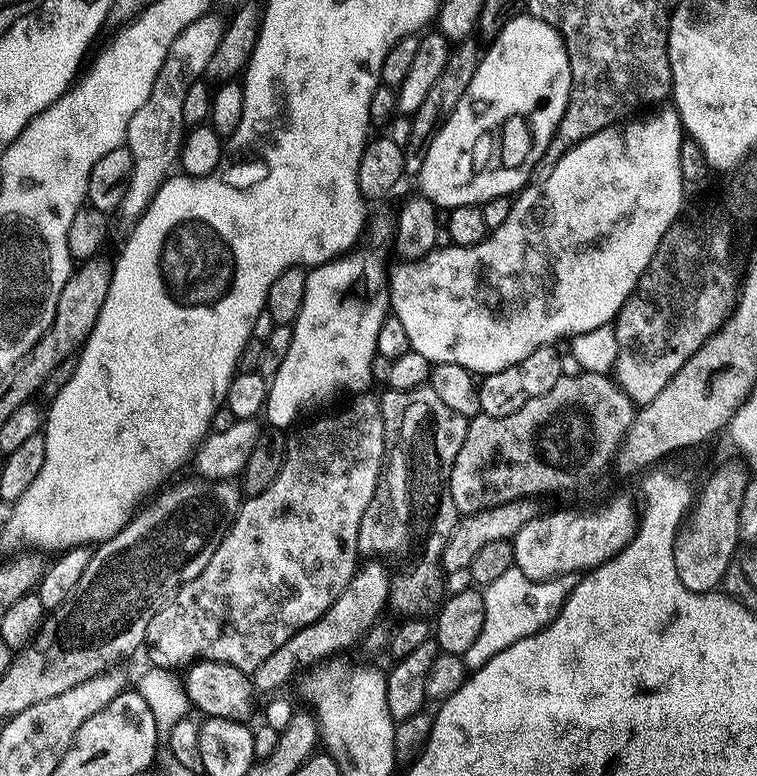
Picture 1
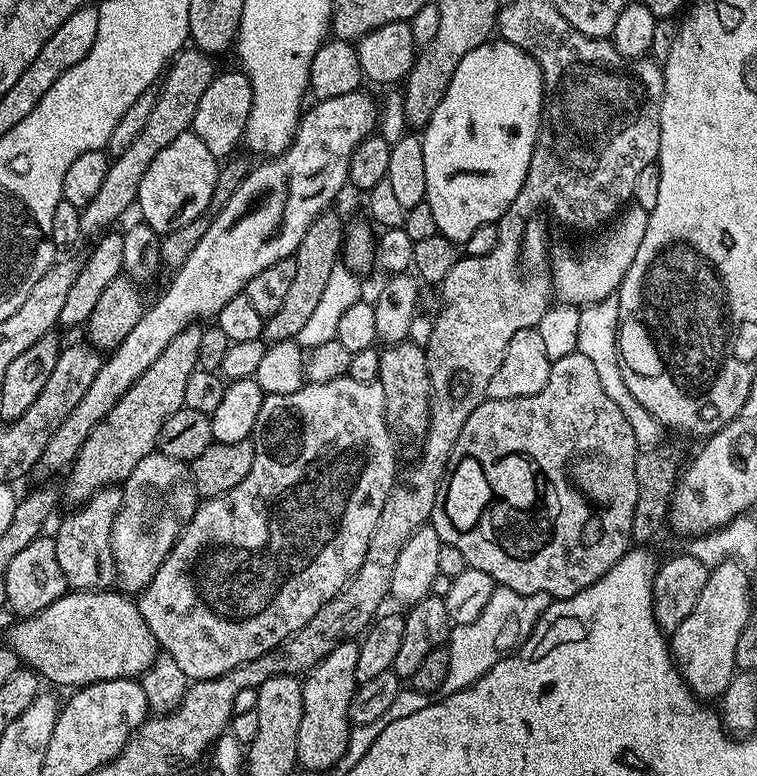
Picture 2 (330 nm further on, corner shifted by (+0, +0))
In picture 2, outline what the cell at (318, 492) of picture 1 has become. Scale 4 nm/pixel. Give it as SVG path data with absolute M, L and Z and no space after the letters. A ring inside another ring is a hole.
M346 375L334 378L334 382L305 383L294 393L265 395L250 439L254 446L254 466L250 466L250 474L246 474L246 478L242 478L234 490L205 499L197 507L196 513L174 542L170 554L166 554L162 566L158 566L158 574L154 574L154 578L138 596L140 613L146 626L150 626L150 634L154 634L157 645L168 652L174 662L178 662L182 674L186 674L192 682L218 678L246 662L254 662L254 658L262 658L262 654L274 651L280 643L302 630L302 626L306 626L306 622L310 622L310 618L314 618L314 614L318 614L326 602L334 599L358 574L366 558L370 538L374 538L378 514L382 514L382 506L386 506L386 498L398 479L398 444L386 422L386 402L379 382L354 382L354 378Z

